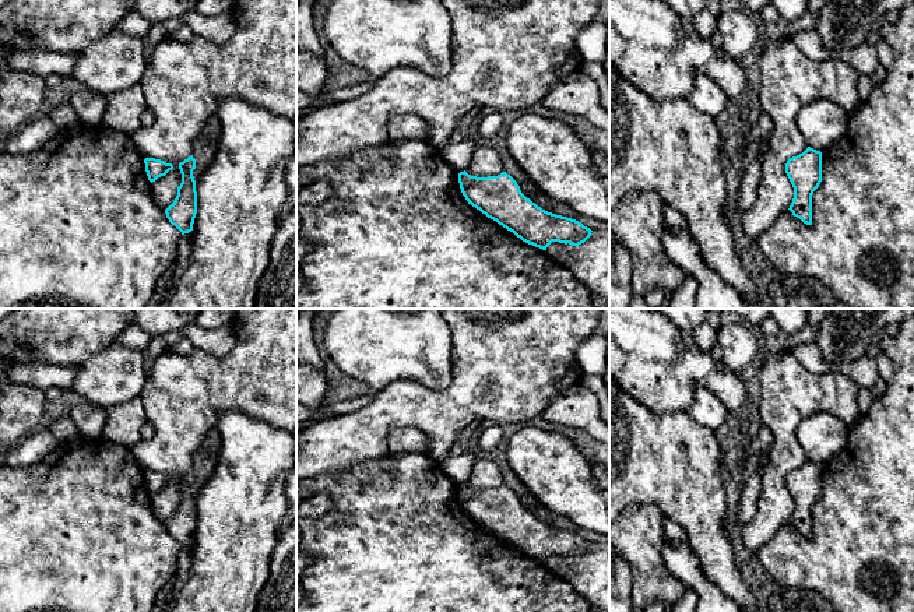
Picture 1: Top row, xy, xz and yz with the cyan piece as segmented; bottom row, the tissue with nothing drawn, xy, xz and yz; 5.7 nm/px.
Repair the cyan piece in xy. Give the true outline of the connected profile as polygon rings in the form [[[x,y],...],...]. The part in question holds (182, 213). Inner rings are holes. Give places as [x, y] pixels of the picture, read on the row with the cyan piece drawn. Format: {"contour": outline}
{"contour": [[[189,156],[179,163],[182,173],[182,183],[177,187],[175,201],[165,210],[166,218],[175,225],[182,235],[193,231],[194,218],[197,214],[197,191],[193,170],[196,169],[196,159]]]}

